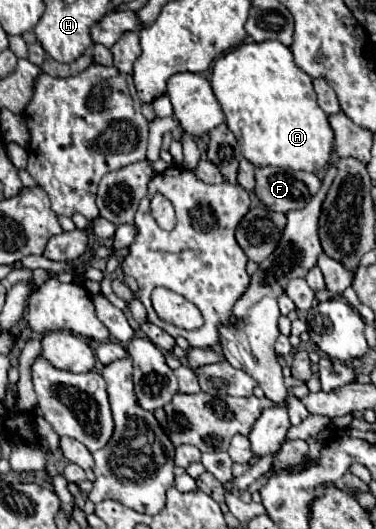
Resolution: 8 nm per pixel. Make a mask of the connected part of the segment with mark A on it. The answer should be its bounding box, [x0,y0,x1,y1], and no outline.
[210,40,334,172]

